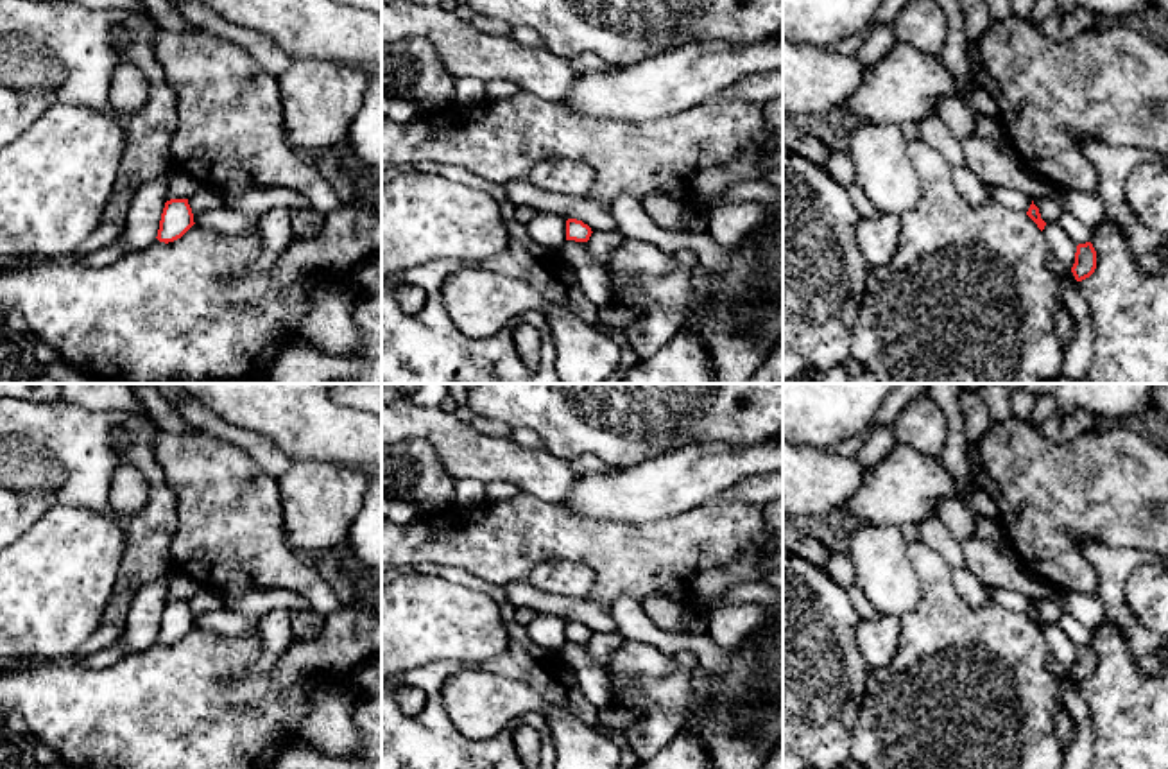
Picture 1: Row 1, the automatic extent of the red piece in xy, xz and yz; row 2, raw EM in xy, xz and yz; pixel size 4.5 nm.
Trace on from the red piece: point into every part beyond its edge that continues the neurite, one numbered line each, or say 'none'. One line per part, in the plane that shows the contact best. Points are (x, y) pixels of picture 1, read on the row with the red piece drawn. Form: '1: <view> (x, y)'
none

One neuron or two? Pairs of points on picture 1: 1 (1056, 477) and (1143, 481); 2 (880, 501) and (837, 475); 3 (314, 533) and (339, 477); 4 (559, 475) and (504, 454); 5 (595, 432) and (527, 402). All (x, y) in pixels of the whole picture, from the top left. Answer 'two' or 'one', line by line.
1: one
2: two
3: one
4: one
5: one

